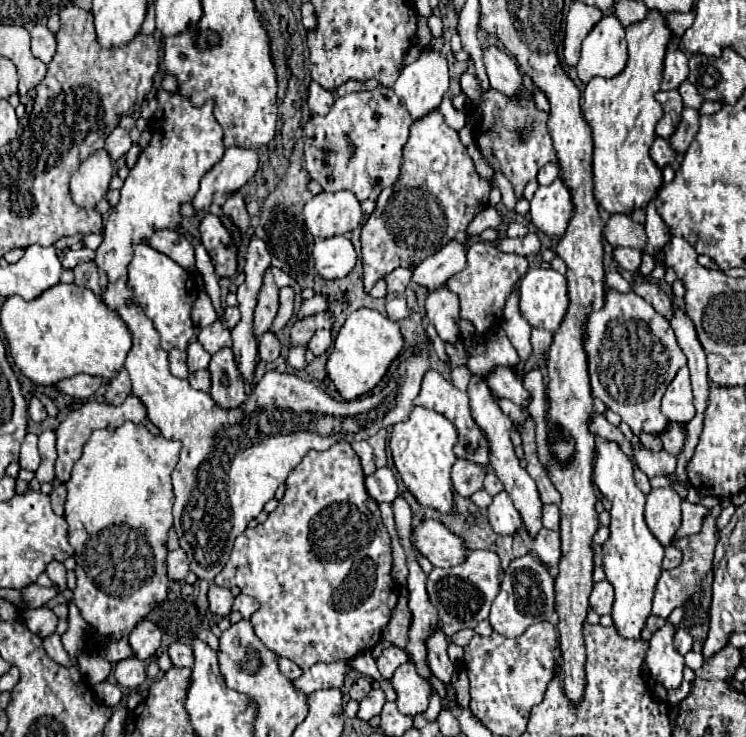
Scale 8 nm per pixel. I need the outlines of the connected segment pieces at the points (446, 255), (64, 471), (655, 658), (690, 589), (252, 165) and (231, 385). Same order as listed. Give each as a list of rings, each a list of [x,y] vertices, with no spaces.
[[[448,242],[440,252],[428,256],[422,264],[414,268],[412,282],[428,290],[440,288],[450,276],[458,274],[466,266],[466,246],[458,242]]]
[[[130,394],[126,398],[124,404],[120,406],[112,406],[112,404],[98,404],[98,402],[86,402],[80,410],[72,410],[62,422],[60,426],[56,428],[56,450],[58,450],[58,460],[56,460],[56,478],[66,484],[70,480],[70,472],[72,472],[72,466],[76,464],[76,460],[82,456],[82,448],[86,444],[86,440],[90,438],[90,434],[96,430],[96,428],[108,428],[108,430],[114,430],[118,426],[122,426],[126,420],[132,420],[134,424],[142,422],[146,418],[146,408],[144,404],[140,402],[140,398],[136,398],[134,394]]]
[[[666,622],[664,628],[654,632],[650,638],[650,650],[646,654],[646,666],[650,676],[662,684],[666,690],[674,690],[682,684],[682,670],[684,670],[684,656],[676,652],[672,646],[676,628]]]
[[[714,506],[712,512],[708,512],[708,516],[702,522],[702,530],[698,534],[686,536],[686,538],[676,538],[672,544],[682,552],[682,562],[680,566],[672,568],[672,570],[664,570],[658,586],[656,586],[656,596],[654,596],[654,606],[652,606],[652,614],[654,616],[662,616],[668,618],[670,612],[678,606],[682,606],[698,588],[700,582],[704,580],[704,576],[708,574],[708,570],[712,568],[712,556],[714,556],[714,546],[718,540],[718,528],[716,528],[716,518],[720,514],[720,506]]]
[[[228,148],[218,164],[206,172],[200,180],[200,190],[192,200],[194,210],[204,210],[210,206],[216,192],[230,194],[242,188],[258,168],[258,154],[256,150],[246,148]]]
[[[222,348],[212,356],[212,362],[208,366],[212,374],[212,390],[210,396],[220,408],[236,408],[246,402],[246,384],[236,368],[234,354],[230,348]]]

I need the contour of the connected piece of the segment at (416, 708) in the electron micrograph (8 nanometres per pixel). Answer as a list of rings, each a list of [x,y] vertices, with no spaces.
[[[412,662],[398,666],[394,676],[390,678],[390,682],[398,694],[396,704],[398,704],[398,710],[402,714],[414,716],[418,712],[426,712],[432,686],[424,678],[418,676]]]

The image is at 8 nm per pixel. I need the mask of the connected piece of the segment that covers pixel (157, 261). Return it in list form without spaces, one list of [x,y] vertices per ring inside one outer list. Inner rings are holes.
[[[148,244],[134,246],[134,258],[128,264],[128,284],[134,288],[136,304],[140,304],[146,312],[146,316],[152,320],[154,328],[158,330],[162,338],[162,348],[170,352],[172,348],[186,350],[194,326],[190,318],[192,302],[198,296],[194,278],[190,272],[186,272],[182,266],[178,266],[174,260],[164,256],[162,252],[154,250]]]

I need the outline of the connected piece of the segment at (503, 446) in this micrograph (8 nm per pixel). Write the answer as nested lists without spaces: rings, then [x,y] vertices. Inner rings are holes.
[[[472,374],[470,378],[470,384],[468,384],[468,398],[470,398],[470,410],[472,410],[472,416],[476,420],[476,424],[480,426],[480,430],[484,432],[488,444],[490,444],[490,468],[494,470],[494,474],[502,480],[504,484],[504,490],[510,494],[516,510],[520,512],[522,520],[524,520],[524,526],[526,530],[536,536],[538,530],[542,528],[542,502],[540,502],[540,496],[538,496],[538,488],[536,488],[536,482],[530,478],[530,474],[518,464],[518,458],[514,454],[514,446],[512,446],[512,440],[510,440],[510,430],[512,430],[512,420],[500,410],[500,406],[496,404],[494,396],[492,396],[492,390],[488,388],[486,380],[482,376],[476,376]]]

